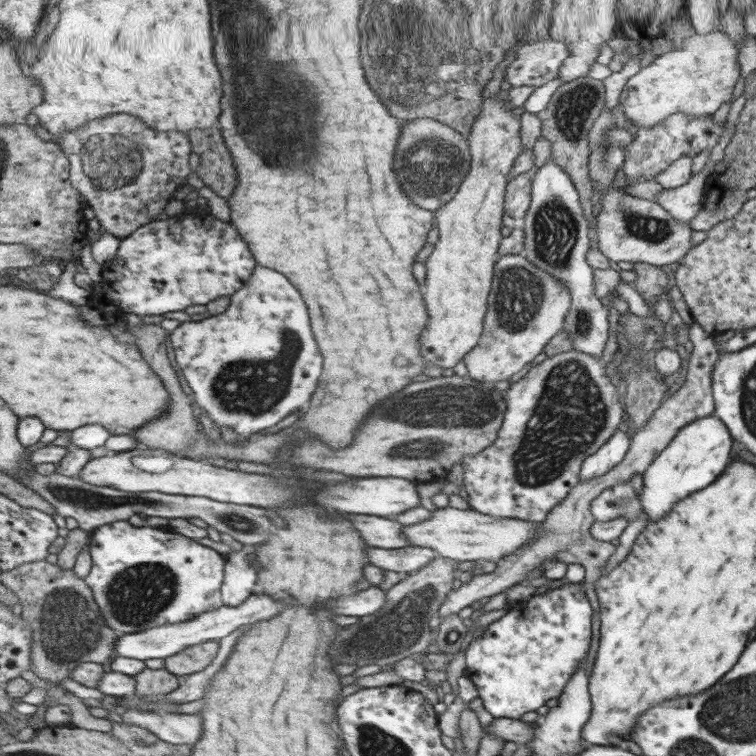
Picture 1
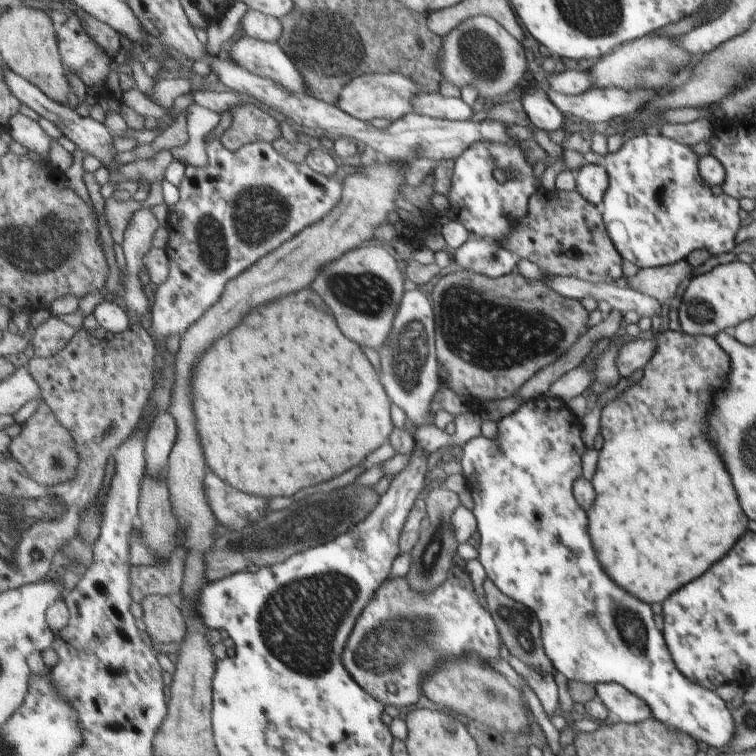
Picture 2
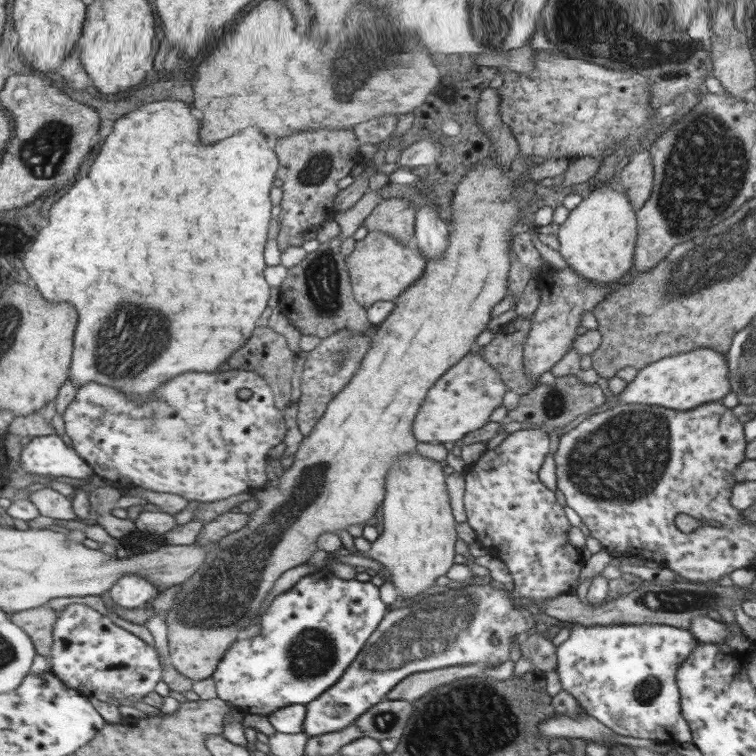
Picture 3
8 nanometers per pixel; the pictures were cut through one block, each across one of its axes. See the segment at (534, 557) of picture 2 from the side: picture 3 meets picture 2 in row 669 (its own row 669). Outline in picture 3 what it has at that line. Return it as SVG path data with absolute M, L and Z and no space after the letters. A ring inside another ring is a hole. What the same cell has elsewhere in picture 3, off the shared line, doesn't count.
M572 623L570 627L569 638L556 647L556 672L562 690L576 698L585 714L620 736L648 739L673 747L693 740L690 734L692 730L681 715L680 694L676 684L676 671L681 670L682 664L690 658L690 653L699 642L689 629L654 623L592 626Z

